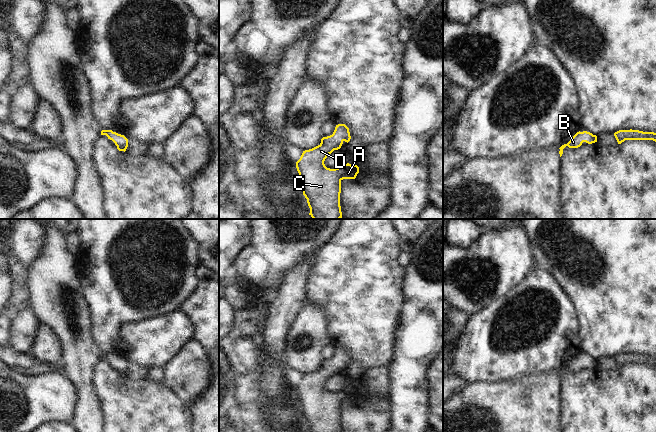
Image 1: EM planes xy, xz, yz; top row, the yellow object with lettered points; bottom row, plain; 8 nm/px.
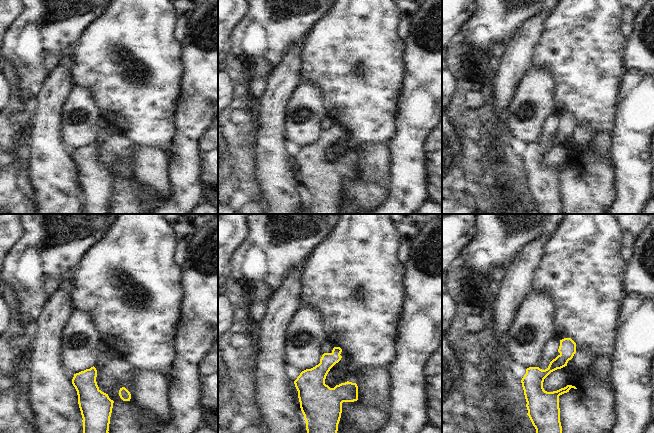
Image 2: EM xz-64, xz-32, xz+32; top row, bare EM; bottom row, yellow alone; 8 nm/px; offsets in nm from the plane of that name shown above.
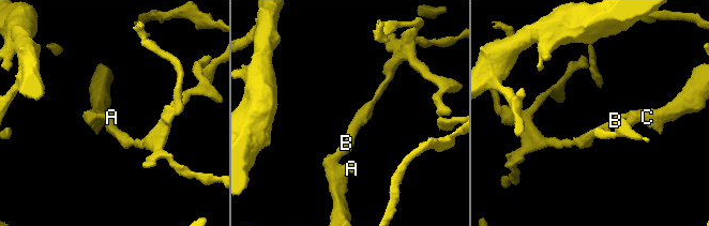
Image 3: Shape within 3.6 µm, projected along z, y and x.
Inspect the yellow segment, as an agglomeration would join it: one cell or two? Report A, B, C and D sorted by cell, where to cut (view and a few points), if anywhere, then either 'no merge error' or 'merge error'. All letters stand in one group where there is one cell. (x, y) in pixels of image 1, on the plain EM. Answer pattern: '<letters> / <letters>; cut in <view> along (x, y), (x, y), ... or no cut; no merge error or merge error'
A B C D; no cut; no merge error

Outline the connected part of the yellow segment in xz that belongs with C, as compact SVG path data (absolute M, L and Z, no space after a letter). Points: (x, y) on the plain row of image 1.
M338 348L332 359L323 361L318 370L303 375L296 386L309 432L341 432L341 405L355 403L359 391L347 387L330 393L324 385L334 374L340 373L344 365L348 367L350 363L349 352L345 348Z

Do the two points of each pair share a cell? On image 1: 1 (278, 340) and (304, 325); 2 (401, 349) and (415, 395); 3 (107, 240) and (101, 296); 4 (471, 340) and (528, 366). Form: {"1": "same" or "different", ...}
{"1": "different", "2": "same", "3": "same", "4": "same"}

